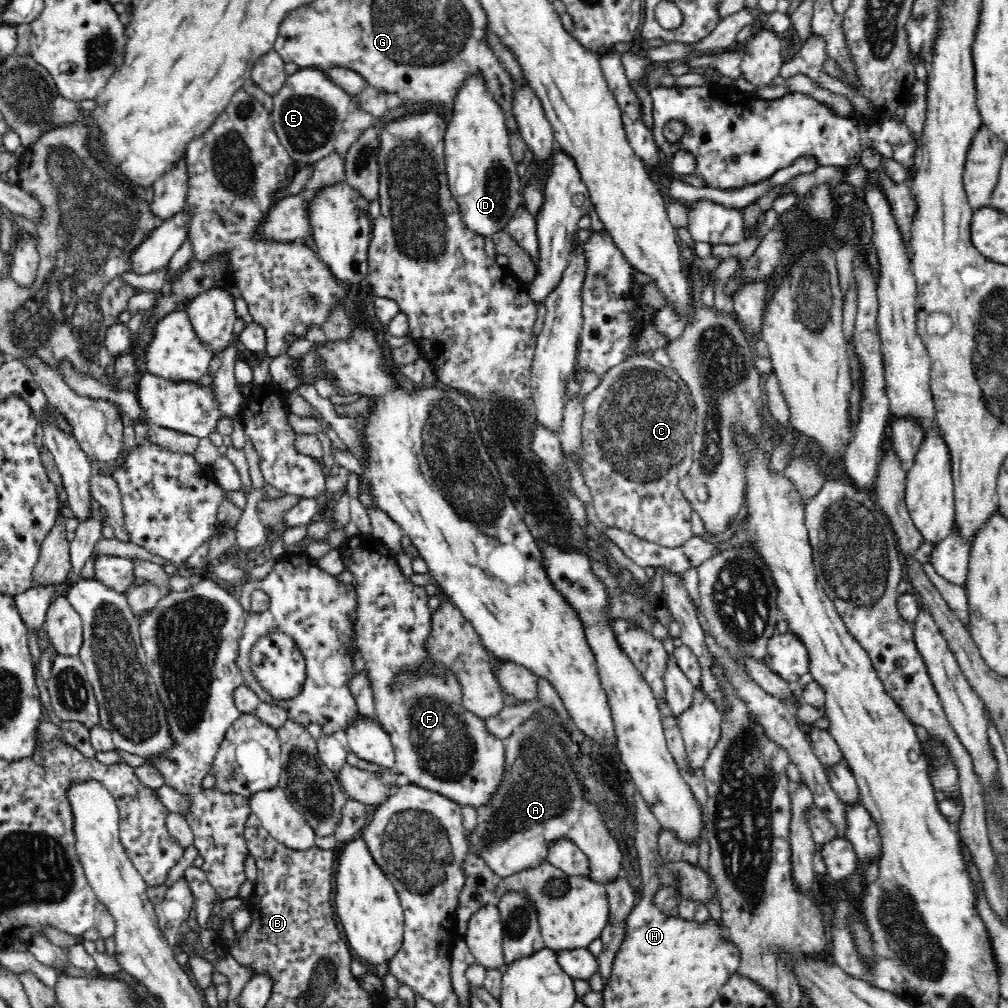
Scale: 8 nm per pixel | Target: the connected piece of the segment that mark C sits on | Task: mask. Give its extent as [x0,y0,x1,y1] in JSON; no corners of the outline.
[582,354,697,547]

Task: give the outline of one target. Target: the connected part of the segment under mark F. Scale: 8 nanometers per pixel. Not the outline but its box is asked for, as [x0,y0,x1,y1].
[337,534,505,808]

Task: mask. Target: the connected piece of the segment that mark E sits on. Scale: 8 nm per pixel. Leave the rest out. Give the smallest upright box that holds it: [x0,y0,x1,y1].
[273,66,354,166]

